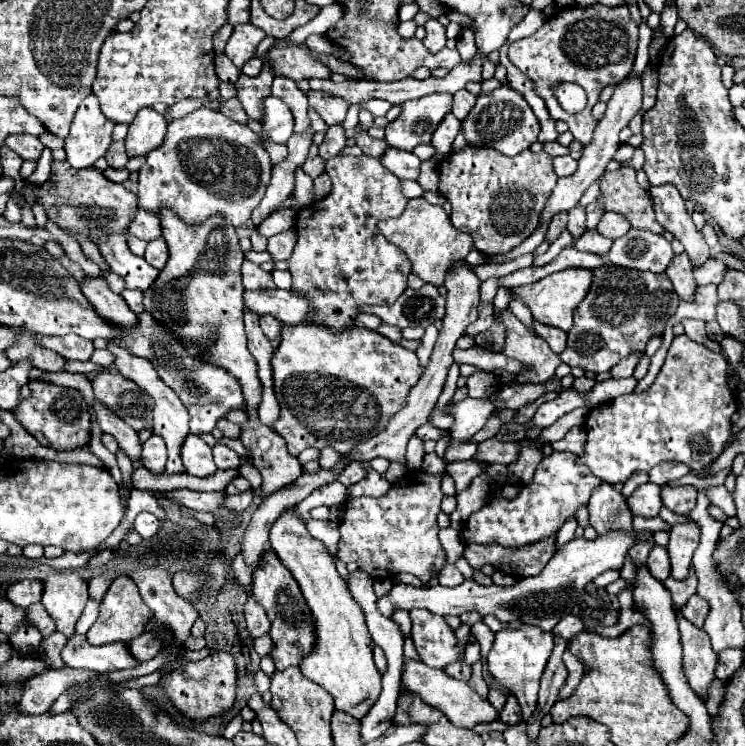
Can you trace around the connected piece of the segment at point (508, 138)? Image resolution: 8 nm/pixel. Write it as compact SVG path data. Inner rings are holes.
M497 88L491 94L477 98L471 114L467 114L467 118L461 122L461 132L465 134L465 142L471 146L491 146L505 156L517 156L537 142L539 120L519 92Z

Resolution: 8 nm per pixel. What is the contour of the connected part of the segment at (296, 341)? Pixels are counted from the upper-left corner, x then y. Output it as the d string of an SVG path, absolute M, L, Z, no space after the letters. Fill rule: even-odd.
M281 324L281 342L271 358L273 390L281 406L281 416L273 424L293 456L305 448L323 450L327 446L341 454L349 454L359 442L371 438L371 430L381 430L407 404L407 394L419 382L423 368L417 354L391 342L375 330L363 326L347 326L347 330L331 330L319 324Z

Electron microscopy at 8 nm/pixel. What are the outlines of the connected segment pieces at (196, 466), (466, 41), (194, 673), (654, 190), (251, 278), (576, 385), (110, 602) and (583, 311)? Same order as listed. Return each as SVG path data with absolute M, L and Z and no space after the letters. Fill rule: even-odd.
M189 434L183 440L181 460L183 460L185 472L193 476L209 476L217 470L213 456L211 456L211 448L195 434Z
M463 30L459 34L459 38L457 38L457 50L459 50L463 62L471 62L471 58L475 58L477 48L475 48L475 40L473 40L473 34L471 32L465 32Z
M213 652L199 662L183 664L171 672L167 672L161 680L165 694L173 702L173 706L191 720L205 722L209 716L223 714L233 706L235 700L235 662L227 652Z
M671 184L651 186L649 192L655 204L655 214L657 214L659 224L665 230L669 230L685 246L685 252L689 254L693 266L705 264L713 252L703 242L701 232L695 230L693 220L685 210L685 200L675 190L675 186Z
M245 260L241 266L243 274L243 286L245 290L265 290L265 288L275 288L275 282L269 272L265 272L261 266Z
M581 376L581 378L575 378L575 382L571 384L569 390L575 390L575 392L579 392L579 394L589 394L593 386L595 386L595 380L593 380L593 378Z
M117 578L101 600L99 618L89 628L87 640L97 646L112 642L129 643L133 638L137 638L139 634L145 632L145 626L147 626L147 622L151 622L151 618L153 618L153 614L151 614L151 610L147 610L145 602L141 600L141 594L139 594L135 582L131 578Z
M601 266L593 270L595 278L587 298L575 310L575 324L567 334L567 348L561 354L561 360L569 366L579 366L585 372L609 372L619 364L627 354L635 350L645 352L645 346L651 338L661 336L667 320L675 314L679 296L675 294L669 278L665 274L641 272L623 266ZM631 300L653 300L653 312L645 308L635 308Z

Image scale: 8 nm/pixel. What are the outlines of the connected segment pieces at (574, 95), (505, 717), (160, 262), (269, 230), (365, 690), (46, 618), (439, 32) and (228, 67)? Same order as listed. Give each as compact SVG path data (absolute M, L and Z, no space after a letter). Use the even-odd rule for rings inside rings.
M561 82L553 86L553 94L559 100L561 108L567 110L569 114L581 112L587 102L587 94L581 90L581 86L575 86L571 82Z
M509 696L507 698L507 704L505 704L503 712L499 714L499 720L503 724L507 724L507 726L517 726L523 720L521 718L521 706L519 706L519 702L517 702L515 696Z
M157 238L157 240L151 240L147 250L145 250L145 260L155 266L157 270L165 268L165 262L167 262L167 244L163 238Z
M290 209L277 210L275 214L271 214L271 218L267 218L265 222L259 224L259 234L263 236L273 236L277 232L284 232L294 227L294 217L295 224L297 220L297 213Z
M295 506L273 522L269 542L283 566L287 566L297 580L315 626L315 646L301 658L301 674L323 686L333 696L337 710L345 710L361 720L381 694L381 672L373 662L373 642L363 608L351 598L351 590L347 590L347 582L339 576L327 546L309 534L303 518L295 512Z
M31 604L27 608L27 614L25 614L25 620L29 622L29 626L37 628L41 632L43 638L51 636L55 632L55 622L51 622L51 616L43 610L43 604Z
M429 18L425 22L425 32L427 32L427 36L423 38L425 48L429 48L431 52L439 52L445 46L445 26L441 26L437 18Z
M217 54L215 56L215 70L217 70L217 76L223 80L223 82L235 82L237 76L239 76L239 70L233 66L233 62L225 56L225 54Z

